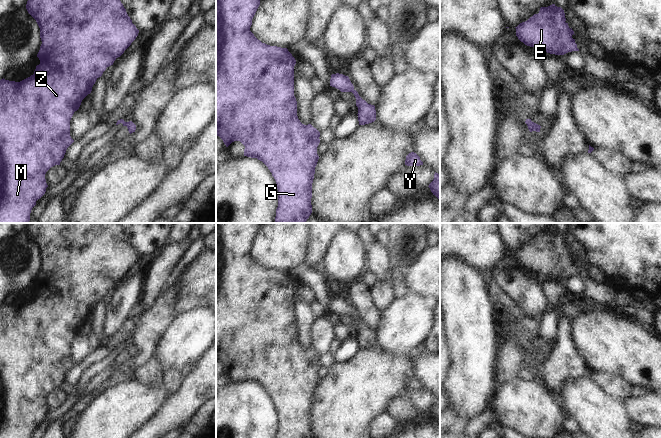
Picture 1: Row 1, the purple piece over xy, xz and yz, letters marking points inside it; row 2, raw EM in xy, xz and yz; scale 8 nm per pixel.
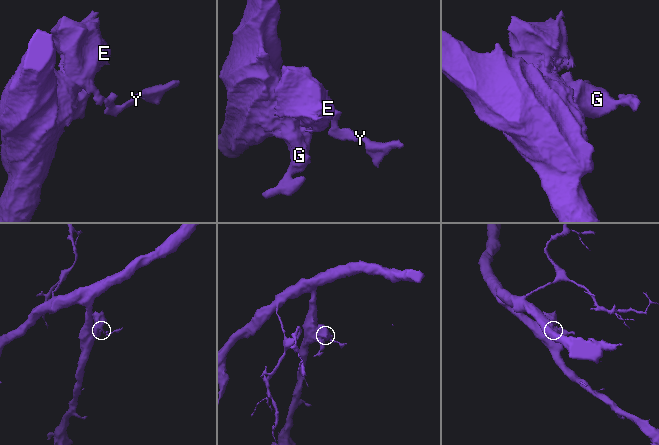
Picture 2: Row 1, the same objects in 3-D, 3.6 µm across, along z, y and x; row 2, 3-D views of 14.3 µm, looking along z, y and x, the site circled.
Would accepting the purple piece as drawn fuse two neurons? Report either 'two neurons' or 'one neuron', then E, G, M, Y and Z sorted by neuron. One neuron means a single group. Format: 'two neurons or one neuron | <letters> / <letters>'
one neuron | E G M Y Z

